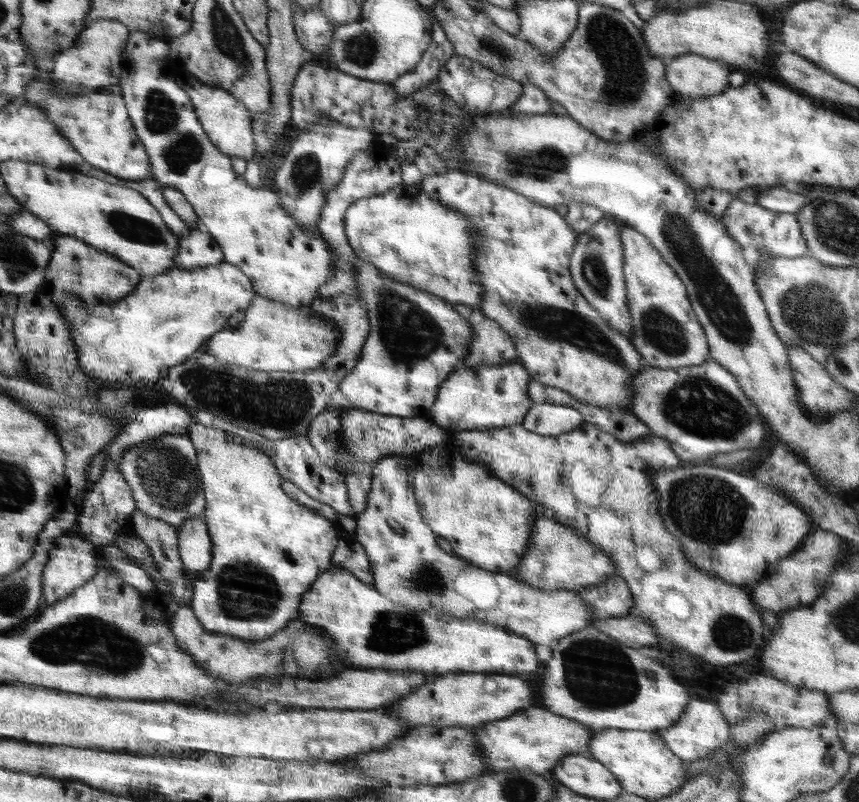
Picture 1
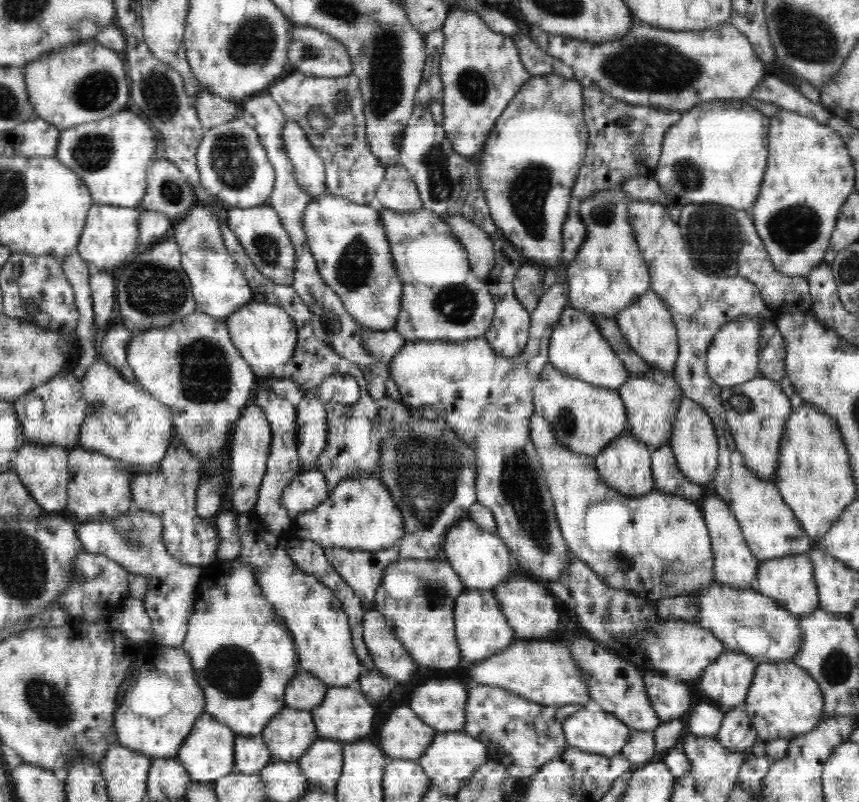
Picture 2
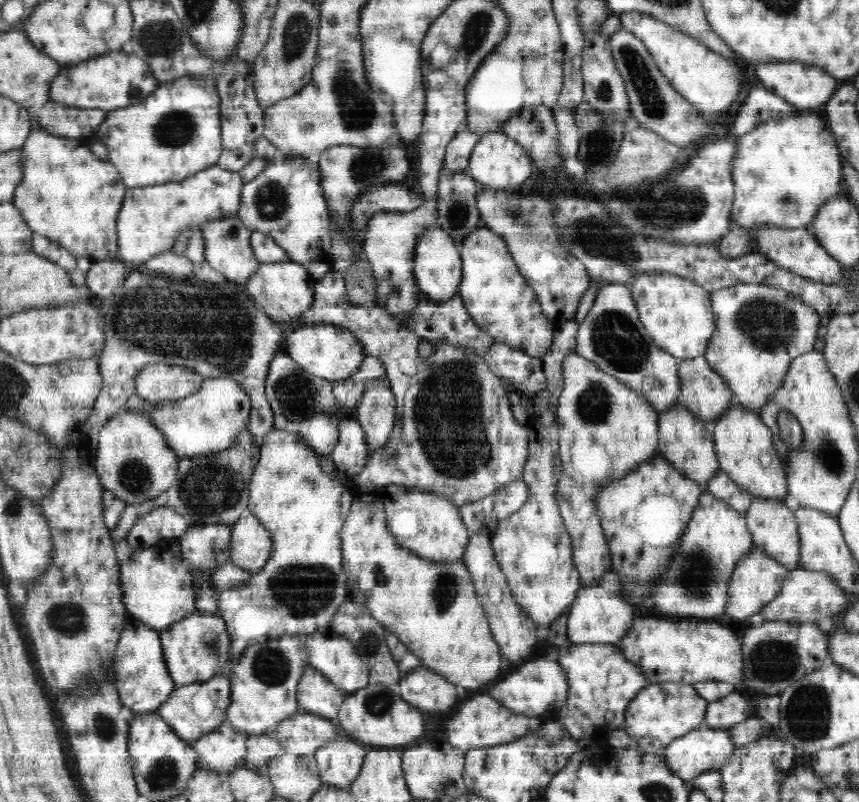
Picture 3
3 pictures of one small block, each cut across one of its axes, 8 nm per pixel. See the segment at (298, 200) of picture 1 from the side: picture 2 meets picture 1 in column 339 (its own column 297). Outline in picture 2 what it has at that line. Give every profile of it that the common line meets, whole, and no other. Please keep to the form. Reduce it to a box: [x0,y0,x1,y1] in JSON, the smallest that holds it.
[281,118,328,199]

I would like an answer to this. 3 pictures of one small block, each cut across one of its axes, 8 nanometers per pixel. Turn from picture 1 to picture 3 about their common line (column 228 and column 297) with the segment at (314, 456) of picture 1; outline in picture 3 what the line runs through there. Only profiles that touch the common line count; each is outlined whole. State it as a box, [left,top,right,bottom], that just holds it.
[273,414,342,459]

